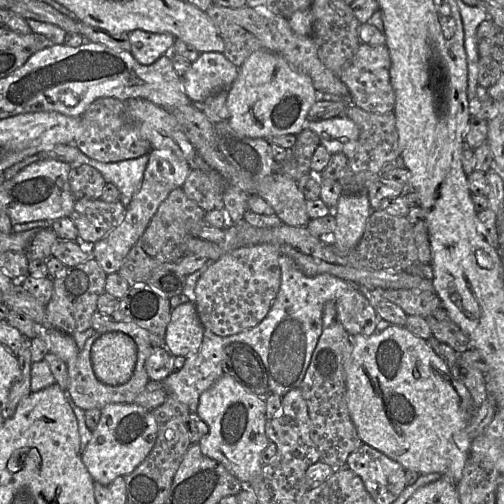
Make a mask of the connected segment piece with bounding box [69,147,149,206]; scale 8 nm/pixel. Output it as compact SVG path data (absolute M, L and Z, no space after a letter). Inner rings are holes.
M78 147L75 159L69 163L71 168L83 164L97 169L106 183L114 184L121 193L120 200L125 206L140 190L145 169L149 161L149 153L135 159L123 160L115 163L105 163L91 159L82 153Z

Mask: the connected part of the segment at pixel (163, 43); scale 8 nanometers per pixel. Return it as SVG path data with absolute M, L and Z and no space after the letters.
M134 30L129 33L130 53L142 65L151 65L161 56L172 53L175 37L171 33Z

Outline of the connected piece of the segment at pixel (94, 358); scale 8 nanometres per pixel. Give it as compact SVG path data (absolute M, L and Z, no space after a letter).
M123 332L100 334L91 347L91 362L96 377L107 385L126 383L137 360L134 340Z

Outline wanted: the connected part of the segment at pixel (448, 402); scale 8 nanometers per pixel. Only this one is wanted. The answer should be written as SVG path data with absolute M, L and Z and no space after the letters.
M390 325L385 330L371 336L351 336L351 352L346 362L346 395L352 421L362 441L399 462L406 470L411 469L421 475L438 473L458 483L470 455L472 440L467 433L467 426L473 417L473 399L467 387L452 374L445 361L433 350L428 341L416 336L405 326Z

